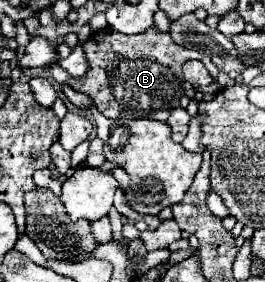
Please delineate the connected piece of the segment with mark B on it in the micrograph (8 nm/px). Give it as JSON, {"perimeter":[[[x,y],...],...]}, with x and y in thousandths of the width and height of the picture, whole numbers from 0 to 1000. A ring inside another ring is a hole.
{"perimeter":[[[570,92],[540,121],[472,128],[426,106],[351,113],[313,156],[336,248],[313,277],[260,277],[283,326],[328,333],[396,418],[577,418],[623,433],[638,397],[675,376],[691,340],[683,234],[721,213],[766,213],[774,191],[721,170],[668,170],[630,113]]]}

